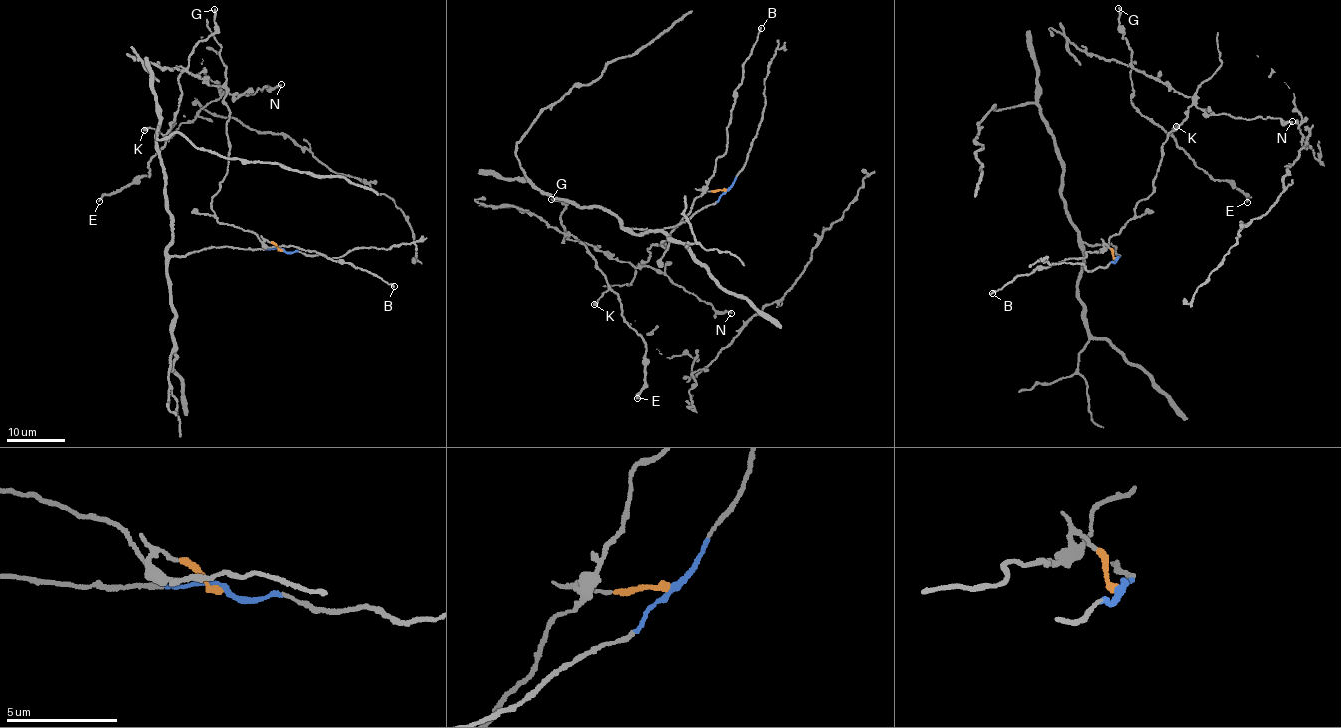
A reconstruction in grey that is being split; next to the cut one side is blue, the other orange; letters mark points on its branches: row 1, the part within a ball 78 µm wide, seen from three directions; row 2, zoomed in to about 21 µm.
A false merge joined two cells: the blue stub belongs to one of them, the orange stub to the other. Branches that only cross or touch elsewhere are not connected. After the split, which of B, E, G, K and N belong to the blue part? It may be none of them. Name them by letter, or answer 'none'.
none

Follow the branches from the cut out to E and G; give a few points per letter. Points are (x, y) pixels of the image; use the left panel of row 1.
E: (282, 250), (218, 222), (211, 203), (228, 166), (226, 90), (187, 72), (150, 176), (98, 201)
G: (282, 250), (212, 209), (230, 112), (226, 90), (204, 83), (188, 56), (214, 32), (215, 9)

